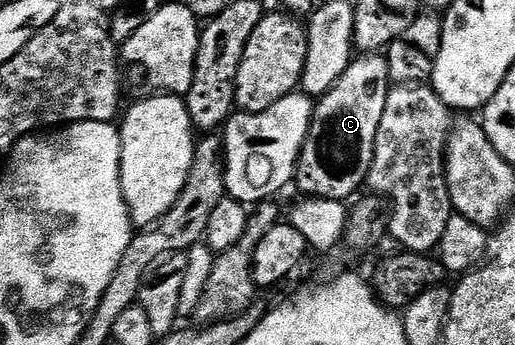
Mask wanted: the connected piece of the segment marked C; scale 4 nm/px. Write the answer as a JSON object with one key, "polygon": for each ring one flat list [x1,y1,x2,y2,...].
{"polygon":[[360,55,346,67,342,79,338,79,336,86,315,102,312,110,312,126,300,152,300,161,296,165,294,178,295,188,300,188,301,194,332,197,336,201,344,201,359,185,365,184,367,171,372,166,378,123,382,123,382,111,386,111,388,90,393,84,387,56]]}

